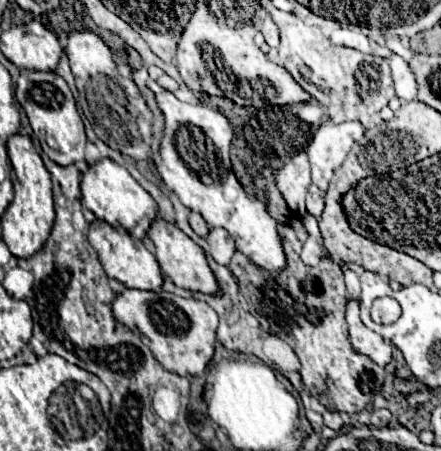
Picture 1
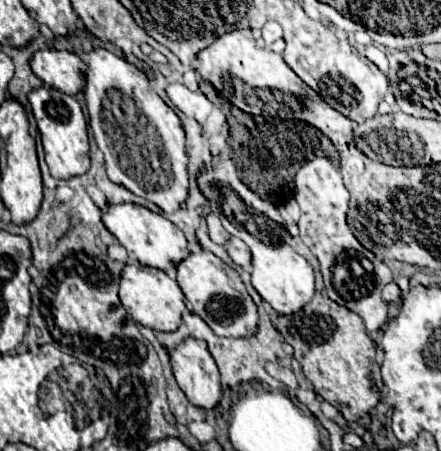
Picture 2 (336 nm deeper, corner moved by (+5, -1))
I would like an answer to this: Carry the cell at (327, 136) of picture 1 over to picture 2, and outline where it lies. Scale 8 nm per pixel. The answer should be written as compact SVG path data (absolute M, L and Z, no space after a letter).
M313 157L295 175L295 201L301 207L299 231L303 243L319 259L327 295L357 313L369 333L377 333L387 323L387 303L381 299L381 289L391 281L389 267L367 251L349 231L345 215L349 191L345 189L339 171L329 157Z

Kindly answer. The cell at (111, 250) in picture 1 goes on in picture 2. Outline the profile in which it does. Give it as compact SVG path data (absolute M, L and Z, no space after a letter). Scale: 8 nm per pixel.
M129 263L123 267L119 299L137 323L157 331L175 331L181 323L181 313L185 309L185 295L179 289L177 281L157 267L143 267L139 263Z

